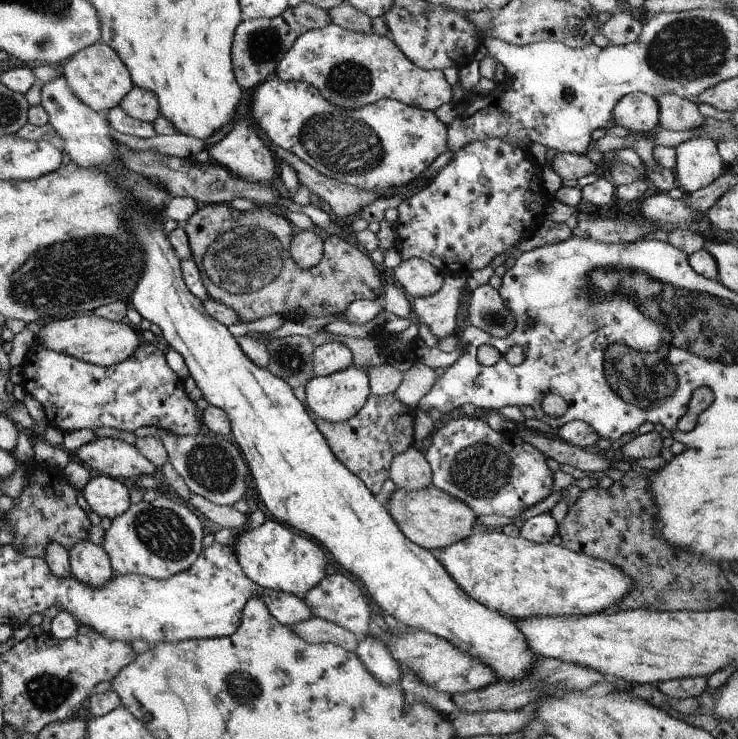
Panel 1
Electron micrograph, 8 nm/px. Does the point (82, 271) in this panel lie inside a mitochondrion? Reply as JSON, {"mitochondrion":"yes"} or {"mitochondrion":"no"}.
{"mitochondrion":"yes"}

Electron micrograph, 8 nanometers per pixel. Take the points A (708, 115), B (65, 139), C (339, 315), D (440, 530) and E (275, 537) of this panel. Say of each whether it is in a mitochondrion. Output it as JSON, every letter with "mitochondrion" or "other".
{"A":"other","B":"other","C":"other","D":"other","E":"other"}

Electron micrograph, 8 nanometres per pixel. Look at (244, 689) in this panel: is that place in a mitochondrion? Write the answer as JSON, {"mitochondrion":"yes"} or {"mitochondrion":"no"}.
{"mitochondrion":"yes"}

